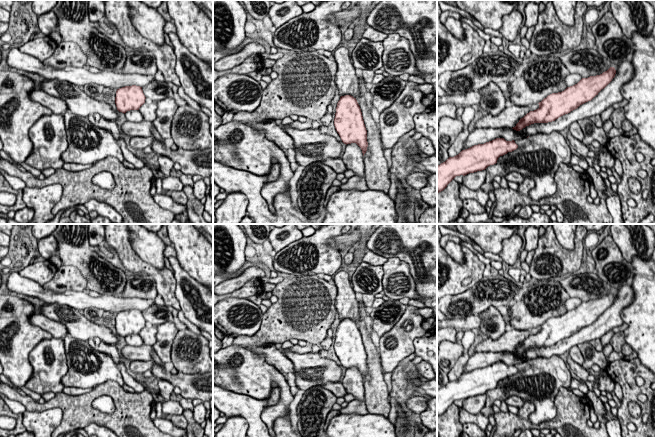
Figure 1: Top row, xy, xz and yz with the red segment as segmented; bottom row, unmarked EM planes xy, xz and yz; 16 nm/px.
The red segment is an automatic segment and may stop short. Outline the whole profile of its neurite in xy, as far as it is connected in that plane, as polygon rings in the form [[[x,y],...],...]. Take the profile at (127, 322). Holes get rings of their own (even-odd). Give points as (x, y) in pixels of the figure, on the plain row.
[[[132,309],[117,313],[115,328],[117,334],[125,338],[129,346],[139,347],[144,344],[139,332],[145,327],[142,311]]]

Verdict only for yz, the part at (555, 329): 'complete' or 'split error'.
split error

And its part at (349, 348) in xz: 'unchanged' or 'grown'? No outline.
grown

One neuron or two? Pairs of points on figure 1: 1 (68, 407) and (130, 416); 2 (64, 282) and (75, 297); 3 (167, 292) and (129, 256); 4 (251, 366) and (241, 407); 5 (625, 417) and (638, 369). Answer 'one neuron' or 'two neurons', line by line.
1: one neuron
2: two neurons
3: one neuron
4: two neurons
5: one neuron

